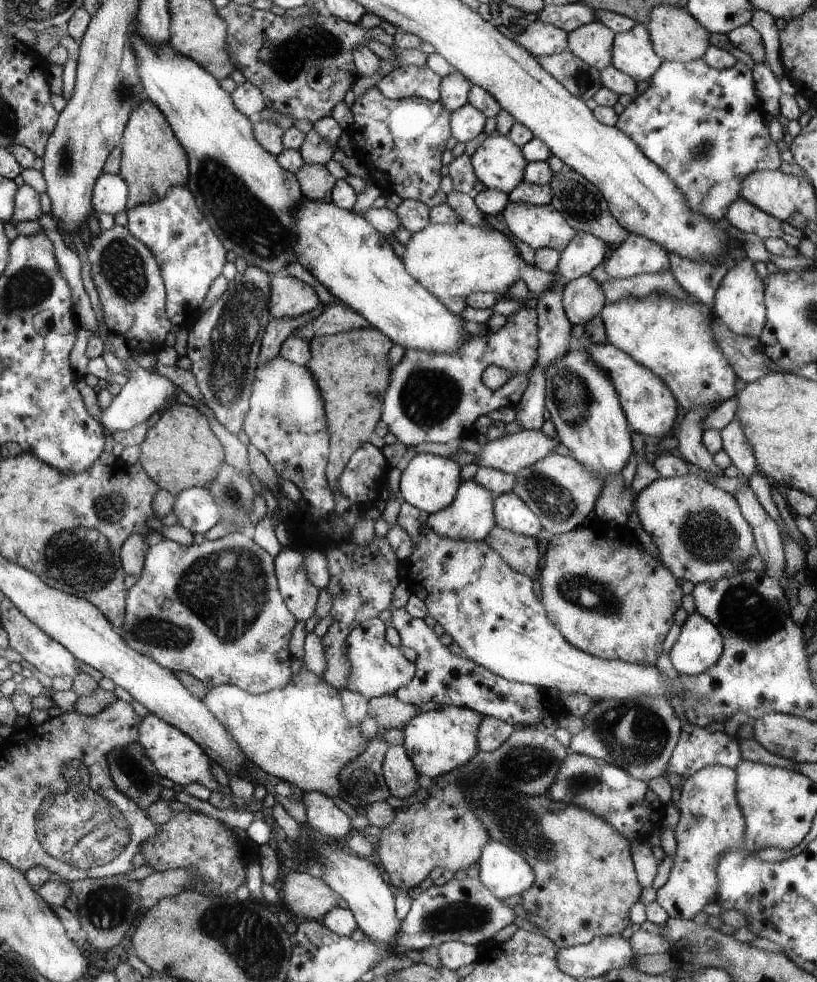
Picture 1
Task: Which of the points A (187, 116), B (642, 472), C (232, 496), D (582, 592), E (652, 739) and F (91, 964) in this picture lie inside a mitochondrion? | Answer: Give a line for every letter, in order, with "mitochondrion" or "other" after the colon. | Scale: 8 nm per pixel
A: other
B: other
C: mitochondrion
D: mitochondrion
E: mitochondrion
F: other

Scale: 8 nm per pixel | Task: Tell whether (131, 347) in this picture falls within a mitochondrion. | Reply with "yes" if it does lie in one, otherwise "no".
no

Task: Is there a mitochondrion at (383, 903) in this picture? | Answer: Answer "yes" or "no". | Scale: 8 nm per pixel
no

